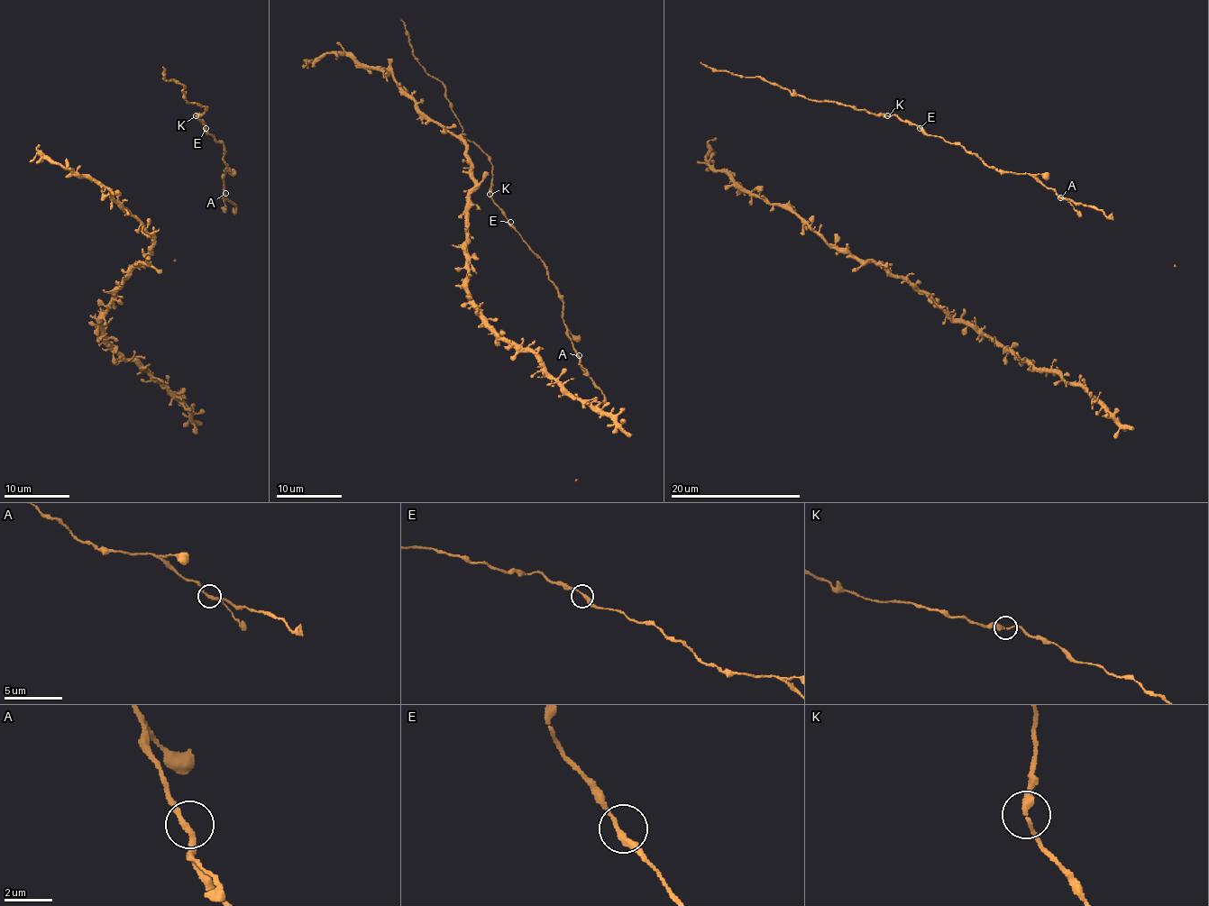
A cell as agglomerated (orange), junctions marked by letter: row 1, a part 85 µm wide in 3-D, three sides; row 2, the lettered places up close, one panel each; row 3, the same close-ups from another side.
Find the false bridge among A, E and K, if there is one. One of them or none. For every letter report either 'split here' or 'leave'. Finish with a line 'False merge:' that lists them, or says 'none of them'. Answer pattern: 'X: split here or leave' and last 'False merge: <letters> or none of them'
A: leave
E: leave
K: leave
False merge: none of them

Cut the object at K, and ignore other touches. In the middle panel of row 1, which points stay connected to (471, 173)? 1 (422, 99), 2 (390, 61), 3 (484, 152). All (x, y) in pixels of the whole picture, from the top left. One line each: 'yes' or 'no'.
1: yes
2: yes
3: no

